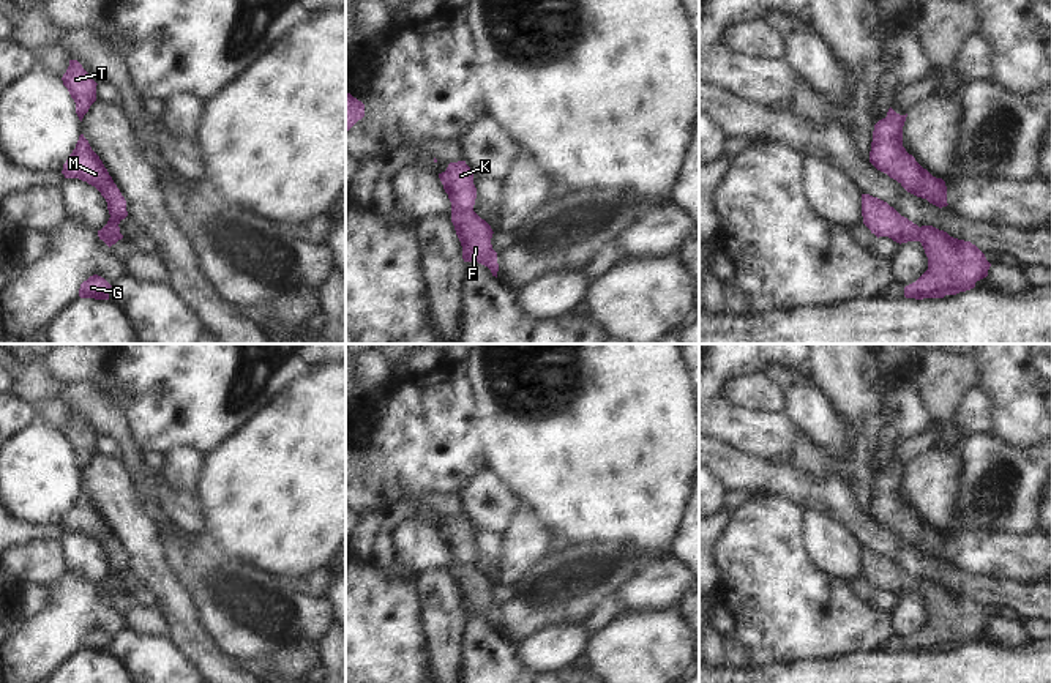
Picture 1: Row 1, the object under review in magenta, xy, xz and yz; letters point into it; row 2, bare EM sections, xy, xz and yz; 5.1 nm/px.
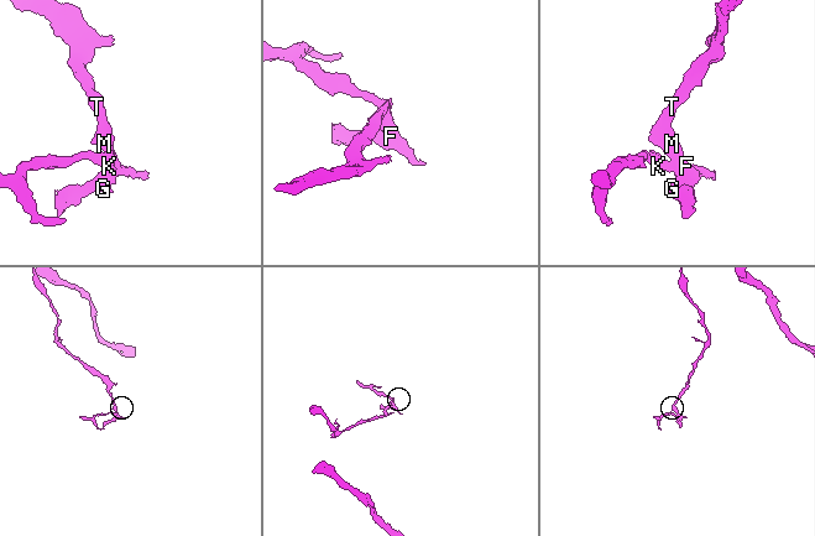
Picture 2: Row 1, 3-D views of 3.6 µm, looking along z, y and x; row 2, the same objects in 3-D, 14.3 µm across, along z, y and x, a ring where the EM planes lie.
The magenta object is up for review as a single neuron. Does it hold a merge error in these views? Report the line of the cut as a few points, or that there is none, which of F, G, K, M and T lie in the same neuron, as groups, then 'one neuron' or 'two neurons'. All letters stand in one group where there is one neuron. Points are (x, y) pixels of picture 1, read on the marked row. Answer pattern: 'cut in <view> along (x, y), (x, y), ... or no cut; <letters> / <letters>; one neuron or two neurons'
cut in xy along (119, 229), (109, 229), (103, 240); F G M T / K; two neurons

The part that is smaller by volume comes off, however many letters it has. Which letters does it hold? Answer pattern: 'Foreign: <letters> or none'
Foreign: K.

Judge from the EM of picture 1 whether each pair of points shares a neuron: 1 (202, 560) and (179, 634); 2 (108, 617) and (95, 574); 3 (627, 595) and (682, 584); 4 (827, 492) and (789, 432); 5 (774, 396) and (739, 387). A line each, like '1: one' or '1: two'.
1: two
2: two
3: one
4: two
5: one

